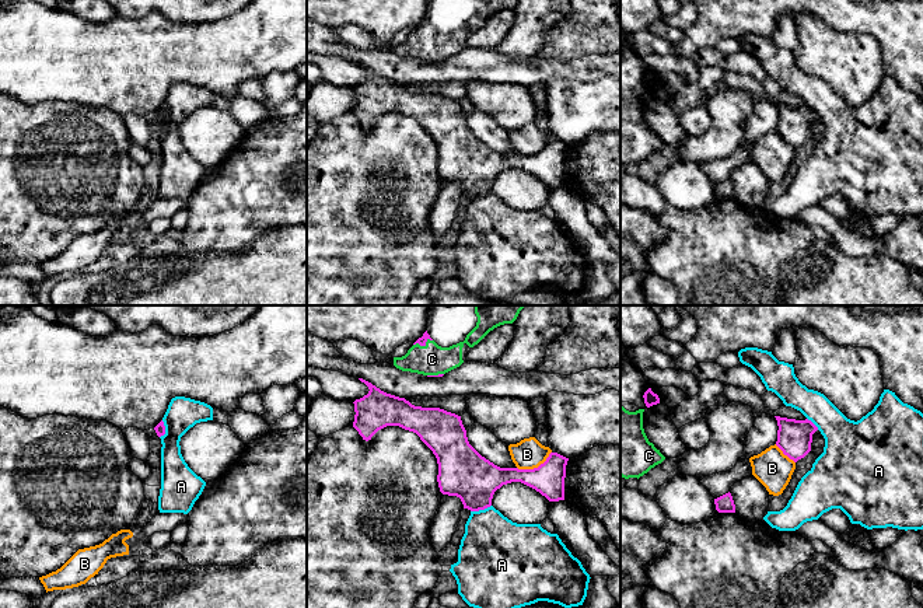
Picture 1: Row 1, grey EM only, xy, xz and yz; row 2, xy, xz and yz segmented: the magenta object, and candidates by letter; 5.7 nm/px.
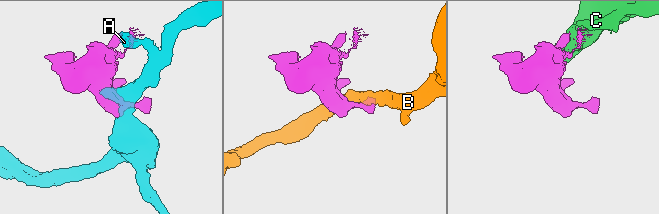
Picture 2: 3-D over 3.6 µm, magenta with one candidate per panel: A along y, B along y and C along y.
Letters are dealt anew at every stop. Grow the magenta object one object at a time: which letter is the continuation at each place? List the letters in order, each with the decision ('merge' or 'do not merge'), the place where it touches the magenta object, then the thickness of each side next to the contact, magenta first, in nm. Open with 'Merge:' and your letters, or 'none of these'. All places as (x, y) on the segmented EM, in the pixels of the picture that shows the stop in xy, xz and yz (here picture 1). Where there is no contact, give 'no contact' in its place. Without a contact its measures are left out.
Merge: C
A: do not merge; contact xz (481, 509); calibres 280 and 380 nm
B: do not merge; contact xz (535, 468); calibres 180 and 170 nm
C: merge; contact xz (422, 345); calibres 50 and 180 nm

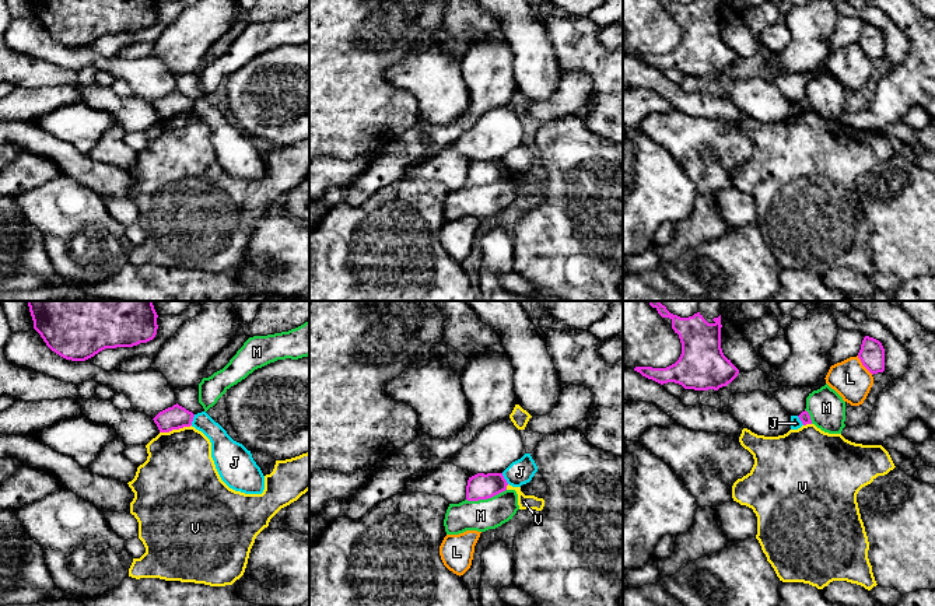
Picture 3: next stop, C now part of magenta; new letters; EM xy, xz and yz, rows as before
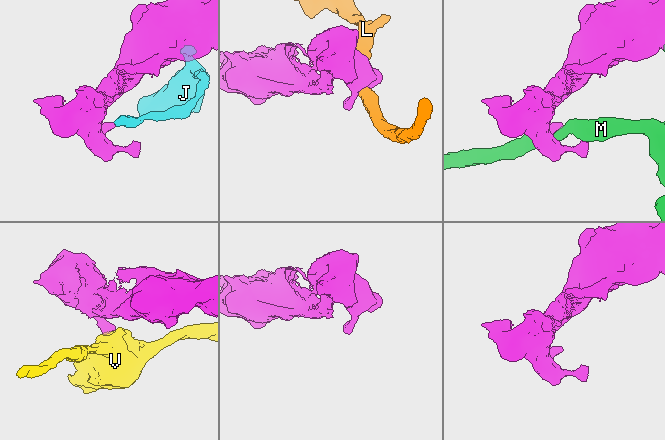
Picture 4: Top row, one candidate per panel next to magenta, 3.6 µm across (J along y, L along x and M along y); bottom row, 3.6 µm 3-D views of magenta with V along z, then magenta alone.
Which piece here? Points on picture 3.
Merge: none of these
J: do not merge; contact xy (192, 420); calibres 140 and 160 nm
L: do not merge; contact yz (864, 365); calibres 140 and 220 nm
M: do not merge; contact xz (486, 498); calibres 150 and 180 nm
V: do not merge; contact xy (175, 428); calibres 140 and 400 nm

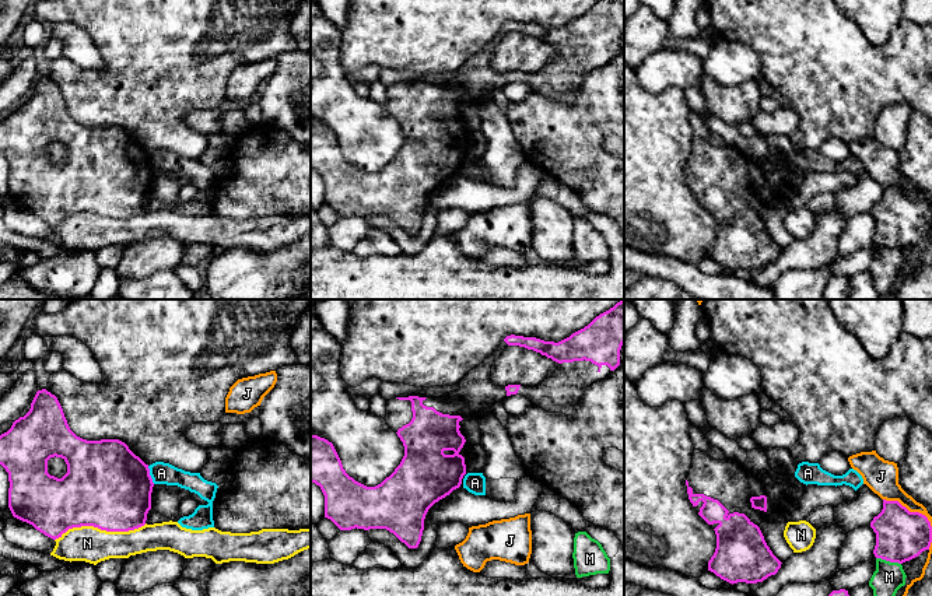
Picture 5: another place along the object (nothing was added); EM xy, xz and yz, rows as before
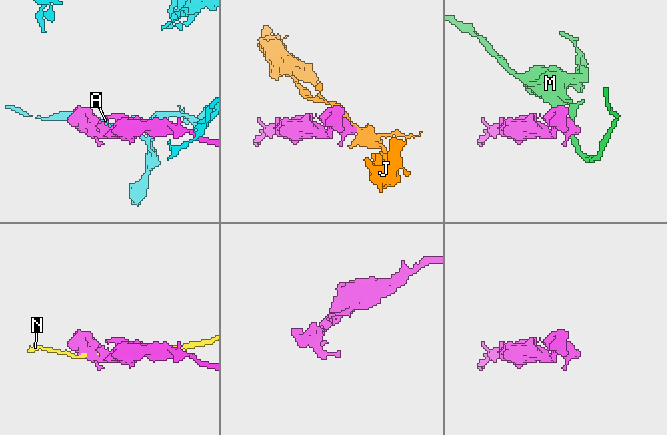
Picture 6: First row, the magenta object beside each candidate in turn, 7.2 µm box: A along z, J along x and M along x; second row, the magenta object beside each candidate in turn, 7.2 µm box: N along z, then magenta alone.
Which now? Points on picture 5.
Merge: none of these
A: do not merge; contact xy (149, 474); calibres 480 and 130 nm
J: do not merge; contact yz (908, 511); calibres 280 and 190 nm
M: do not merge; contact yz (889, 560); calibres 280 and 180 nm
N: do not merge; contact xy (100, 528); calibres 480 and 200 nm

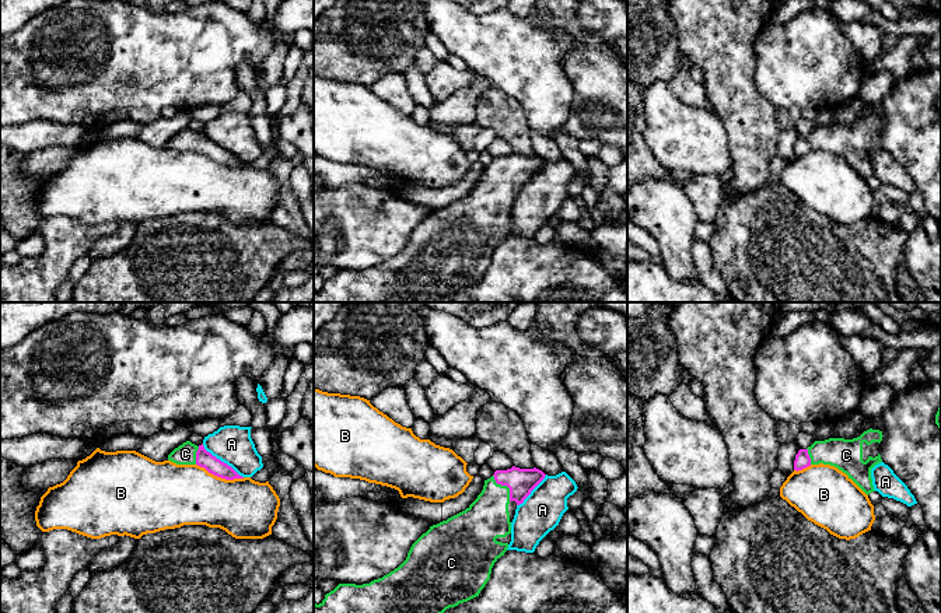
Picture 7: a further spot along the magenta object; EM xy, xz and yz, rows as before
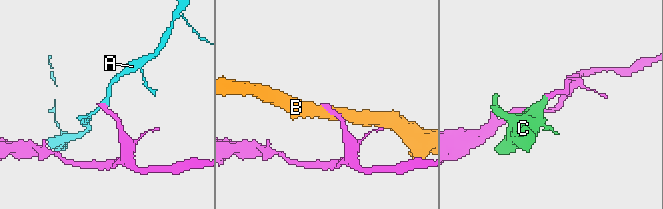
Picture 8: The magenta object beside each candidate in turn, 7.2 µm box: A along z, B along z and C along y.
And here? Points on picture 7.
Merge: C
A: do not merge; contact xy (220, 461); calibres 100 and 220 nm
B: do not merge; contact xy (220, 476); calibres 100 and 360 nm
C: merge; contact xz (504, 484); calibres 160 and 260 nm

